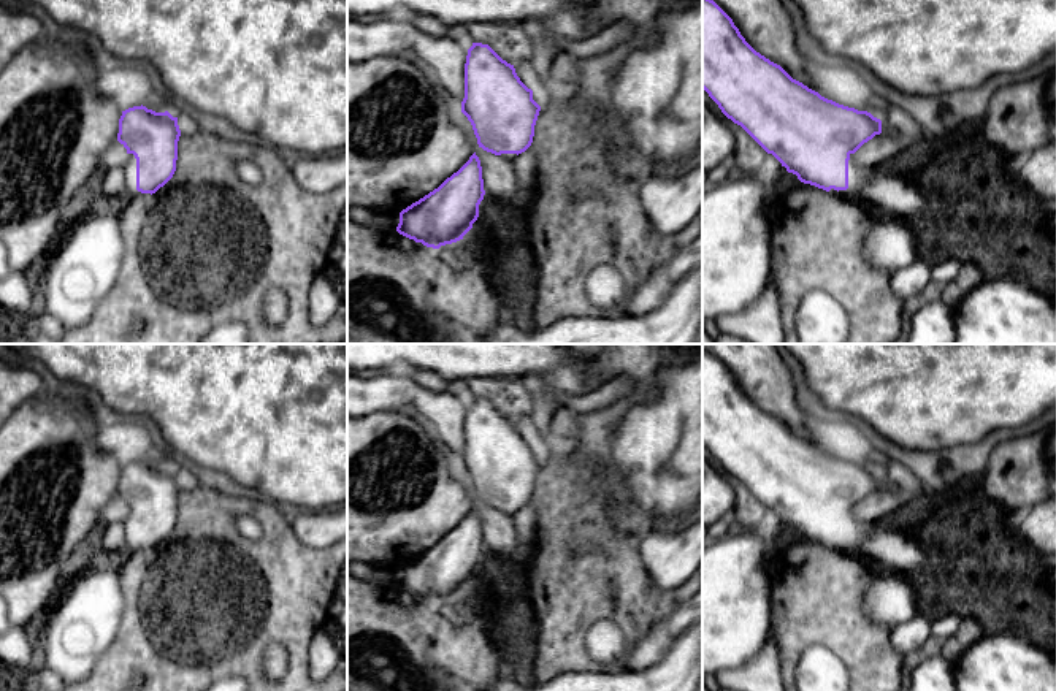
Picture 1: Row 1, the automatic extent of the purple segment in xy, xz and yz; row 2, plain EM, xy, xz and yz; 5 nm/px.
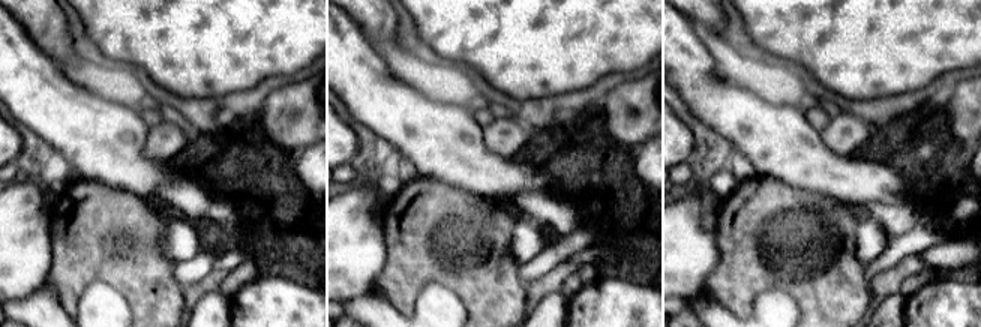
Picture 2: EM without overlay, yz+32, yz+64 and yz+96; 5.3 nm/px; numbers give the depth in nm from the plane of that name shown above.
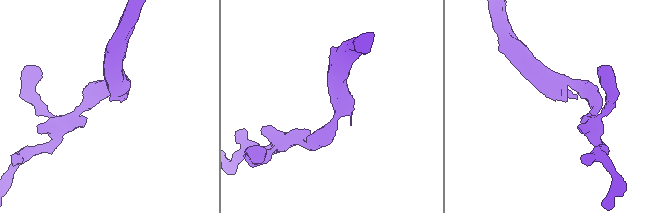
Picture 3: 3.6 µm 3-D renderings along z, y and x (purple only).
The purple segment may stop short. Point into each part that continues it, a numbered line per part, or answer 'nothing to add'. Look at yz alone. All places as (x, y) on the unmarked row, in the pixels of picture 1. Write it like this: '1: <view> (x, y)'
1: yz (858, 528)

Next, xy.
1: xy (130, 523)

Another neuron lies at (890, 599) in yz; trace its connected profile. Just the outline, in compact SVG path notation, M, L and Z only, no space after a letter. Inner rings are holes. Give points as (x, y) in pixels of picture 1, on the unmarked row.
M882 571L863 594L861 612L870 621L893 629L920 613L915 588L905 575Z

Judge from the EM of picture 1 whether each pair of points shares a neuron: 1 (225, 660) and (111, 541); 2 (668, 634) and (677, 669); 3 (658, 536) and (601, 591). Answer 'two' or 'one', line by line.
1: two
2: two
3: two

